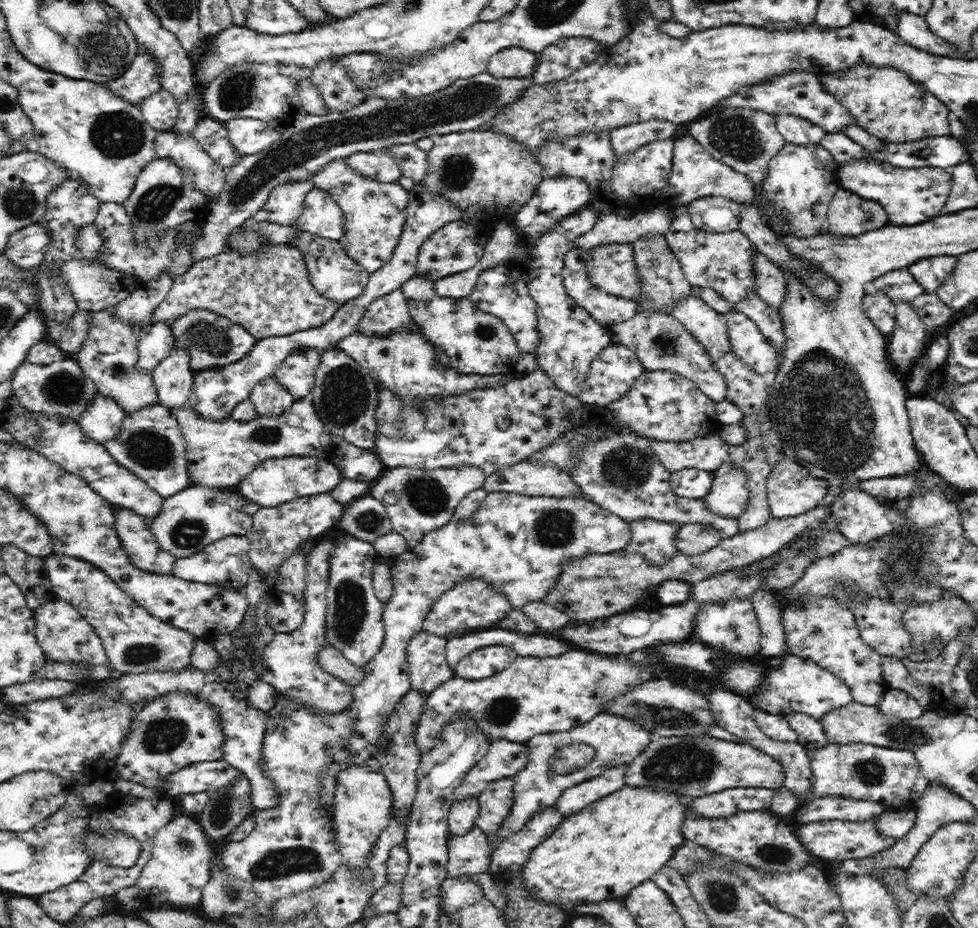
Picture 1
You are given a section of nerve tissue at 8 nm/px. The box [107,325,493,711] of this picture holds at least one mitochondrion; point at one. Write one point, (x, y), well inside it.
(344, 396)

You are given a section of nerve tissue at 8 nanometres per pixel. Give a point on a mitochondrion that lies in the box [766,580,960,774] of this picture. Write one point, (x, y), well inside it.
(906, 733)

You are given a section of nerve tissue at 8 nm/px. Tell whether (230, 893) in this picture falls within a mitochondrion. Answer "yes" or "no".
yes

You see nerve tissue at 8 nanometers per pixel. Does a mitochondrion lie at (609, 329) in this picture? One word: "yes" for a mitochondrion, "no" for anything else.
no

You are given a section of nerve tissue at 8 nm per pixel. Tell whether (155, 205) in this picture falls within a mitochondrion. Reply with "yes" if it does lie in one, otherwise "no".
yes

